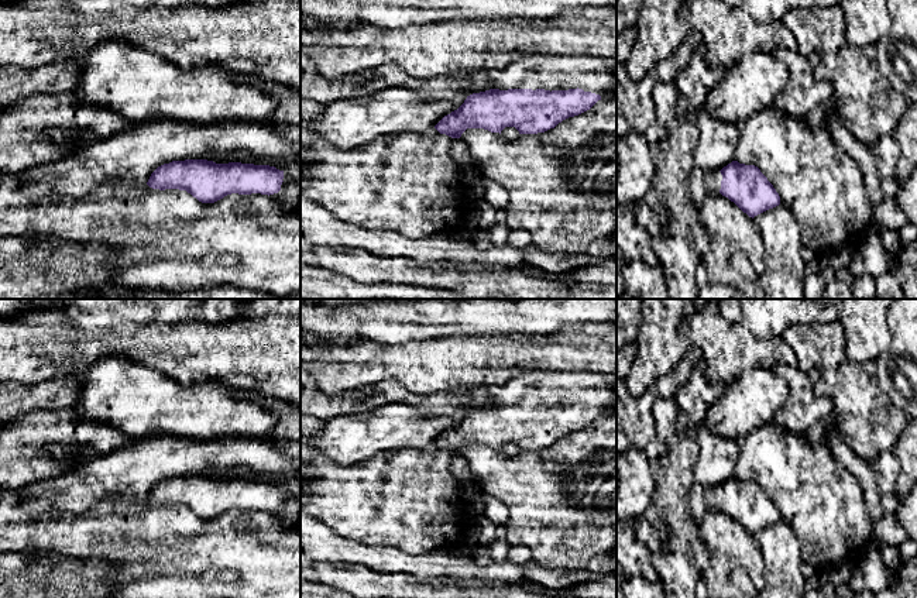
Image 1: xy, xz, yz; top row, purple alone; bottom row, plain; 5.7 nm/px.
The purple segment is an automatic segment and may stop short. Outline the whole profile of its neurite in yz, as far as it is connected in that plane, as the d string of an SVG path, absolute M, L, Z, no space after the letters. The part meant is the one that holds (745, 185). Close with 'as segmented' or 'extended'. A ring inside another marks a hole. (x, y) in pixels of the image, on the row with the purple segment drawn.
M732 161L721 171L694 168L690 175L690 186L698 207L708 193L717 192L752 219L780 205L779 193L760 169L738 161Z | extended

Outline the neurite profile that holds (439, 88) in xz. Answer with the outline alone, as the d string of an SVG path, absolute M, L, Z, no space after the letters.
M300 56L300 99L327 106L343 99L371 96L392 86L412 89L423 99L446 99L460 92L470 96L495 89L484 71L474 71L467 78L449 75L423 80L408 76L398 65L382 65L329 79L319 73L317 66L309 58Z

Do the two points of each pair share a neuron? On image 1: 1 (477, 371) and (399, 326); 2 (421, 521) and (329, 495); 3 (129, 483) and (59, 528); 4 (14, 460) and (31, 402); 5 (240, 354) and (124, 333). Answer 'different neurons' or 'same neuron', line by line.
1: different neurons
2: same neuron
3: different neurons
4: different neurons
5: same neuron

